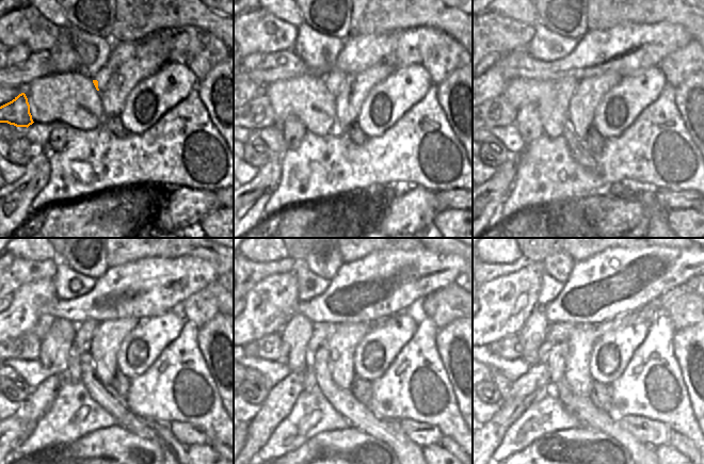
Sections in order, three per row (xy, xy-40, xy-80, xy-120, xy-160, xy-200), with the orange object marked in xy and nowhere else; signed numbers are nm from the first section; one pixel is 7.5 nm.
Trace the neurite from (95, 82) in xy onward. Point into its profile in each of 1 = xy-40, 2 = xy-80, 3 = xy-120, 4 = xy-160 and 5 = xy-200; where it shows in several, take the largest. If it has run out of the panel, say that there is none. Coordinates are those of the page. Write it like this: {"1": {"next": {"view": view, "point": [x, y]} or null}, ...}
{"1": {"next": {"view": "xy-40", "point": [332, 85]}}, "2": {"next": {"view": "xy-80", "point": [565, 89]}}, "3": {"next": {"view": "xy-120", "point": [84, 332]}}, "4": {"next": {"view": "xy-160", "point": [322, 332]}}, "5": {"next": {"view": "xy-200", "point": [557, 333]}}}

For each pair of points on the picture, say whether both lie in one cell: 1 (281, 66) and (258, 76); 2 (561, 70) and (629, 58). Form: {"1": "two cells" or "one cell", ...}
{"1": "one cell", "2": "one cell"}

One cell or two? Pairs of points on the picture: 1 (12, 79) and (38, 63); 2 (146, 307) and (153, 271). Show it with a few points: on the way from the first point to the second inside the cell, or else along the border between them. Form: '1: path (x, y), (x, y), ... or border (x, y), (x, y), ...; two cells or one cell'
1: path (18, 77), (32, 69); one cell
2: path (146, 299), (150, 291), (153, 280); one cell

